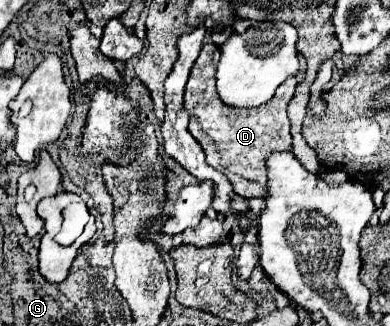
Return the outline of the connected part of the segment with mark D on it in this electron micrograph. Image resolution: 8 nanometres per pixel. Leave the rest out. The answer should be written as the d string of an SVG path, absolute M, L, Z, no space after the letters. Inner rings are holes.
M205 43L199 59L195 61L187 89L185 89L185 109L189 113L189 133L197 139L205 151L207 163L221 171L233 191L245 199L265 197L265 155L269 151L291 149L291 133L287 119L287 105L295 93L297 79L287 79L285 85L277 89L275 99L253 109L235 109L221 103L215 89L215 69L219 63L219 47L215 43ZM229 173L237 177L229 177Z

